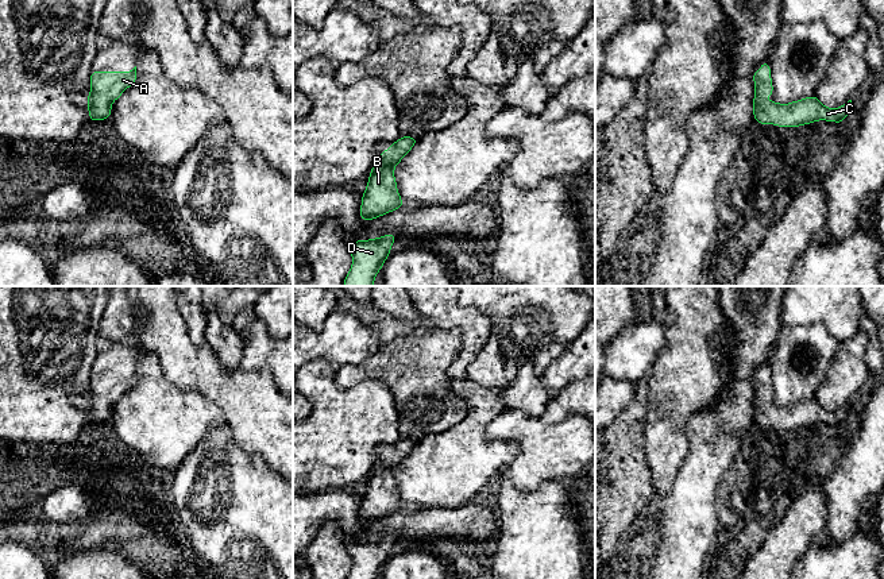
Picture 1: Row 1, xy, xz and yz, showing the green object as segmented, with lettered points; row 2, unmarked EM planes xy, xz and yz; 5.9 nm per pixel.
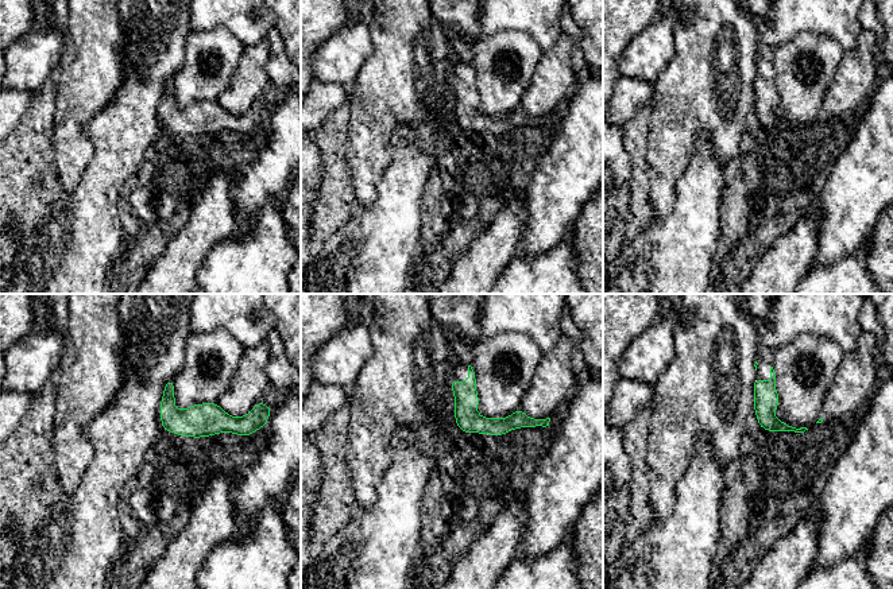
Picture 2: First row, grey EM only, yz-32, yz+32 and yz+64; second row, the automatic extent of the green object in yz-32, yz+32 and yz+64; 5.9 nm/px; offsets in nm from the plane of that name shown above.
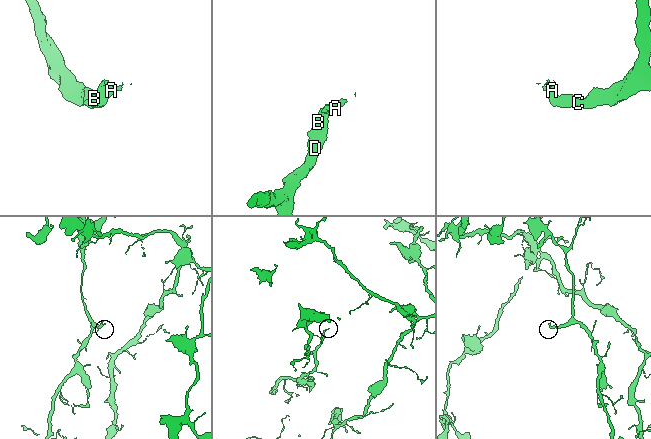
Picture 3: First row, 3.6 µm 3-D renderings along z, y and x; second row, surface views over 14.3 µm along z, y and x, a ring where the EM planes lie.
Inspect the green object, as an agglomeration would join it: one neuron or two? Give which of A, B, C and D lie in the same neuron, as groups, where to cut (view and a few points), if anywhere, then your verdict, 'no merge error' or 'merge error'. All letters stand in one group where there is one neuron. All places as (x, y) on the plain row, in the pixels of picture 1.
A B C D | no cut | no merge error

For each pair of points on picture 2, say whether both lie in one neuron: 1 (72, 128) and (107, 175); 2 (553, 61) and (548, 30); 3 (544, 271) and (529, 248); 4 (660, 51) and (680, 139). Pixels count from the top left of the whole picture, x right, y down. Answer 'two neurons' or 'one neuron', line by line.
1: two neurons
2: two neurons
3: two neurons
4: two neurons

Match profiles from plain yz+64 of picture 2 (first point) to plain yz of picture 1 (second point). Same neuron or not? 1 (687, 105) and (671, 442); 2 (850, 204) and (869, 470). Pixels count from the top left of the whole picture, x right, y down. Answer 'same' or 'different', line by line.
1: same
2: same

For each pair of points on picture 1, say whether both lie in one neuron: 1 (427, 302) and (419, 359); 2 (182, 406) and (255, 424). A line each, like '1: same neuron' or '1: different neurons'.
1: different neurons
2: different neurons

